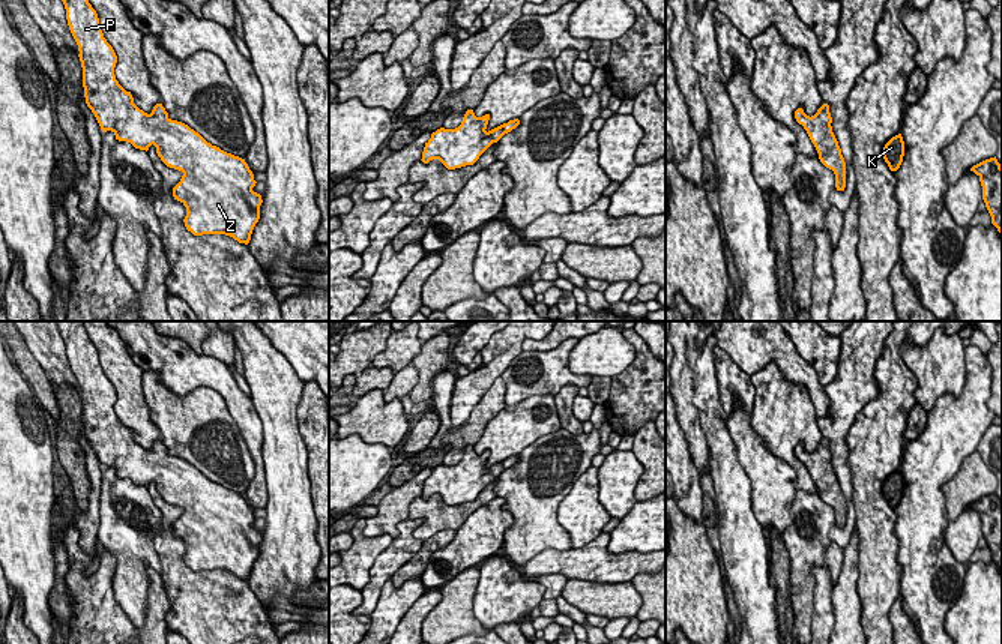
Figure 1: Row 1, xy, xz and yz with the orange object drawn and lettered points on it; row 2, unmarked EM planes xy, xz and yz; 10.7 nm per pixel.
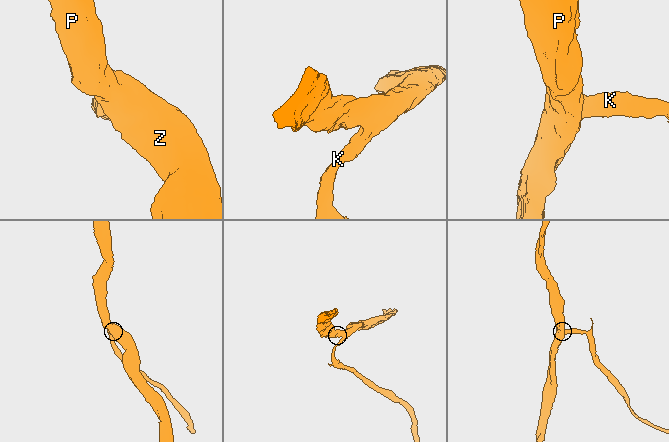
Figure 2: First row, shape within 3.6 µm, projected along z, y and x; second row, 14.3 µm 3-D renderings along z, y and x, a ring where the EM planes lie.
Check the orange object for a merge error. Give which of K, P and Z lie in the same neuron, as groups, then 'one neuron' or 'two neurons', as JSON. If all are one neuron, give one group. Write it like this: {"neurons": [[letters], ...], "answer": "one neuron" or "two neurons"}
{"neurons": [["K", "P", "Z"]], "answer": "one neuron"}

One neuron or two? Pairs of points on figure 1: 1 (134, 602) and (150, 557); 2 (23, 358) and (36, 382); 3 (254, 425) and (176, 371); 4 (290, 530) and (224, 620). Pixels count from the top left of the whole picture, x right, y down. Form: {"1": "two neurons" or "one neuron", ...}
{"1": "one neuron", "2": "one neuron", "3": "one neuron", "4": "two neurons"}

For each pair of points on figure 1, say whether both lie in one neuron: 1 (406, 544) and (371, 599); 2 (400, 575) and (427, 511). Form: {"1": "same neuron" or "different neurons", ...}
{"1": "same neuron", "2": "different neurons"}

